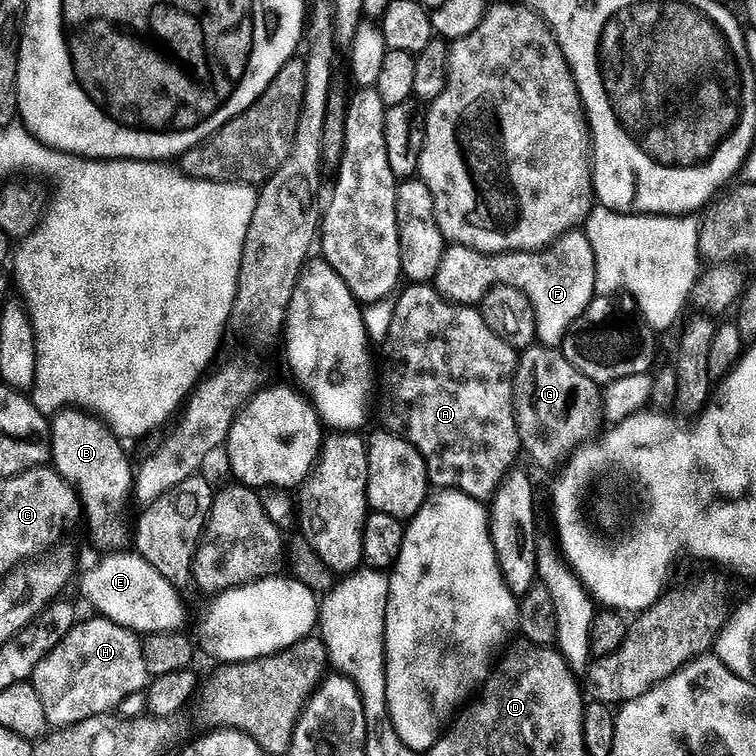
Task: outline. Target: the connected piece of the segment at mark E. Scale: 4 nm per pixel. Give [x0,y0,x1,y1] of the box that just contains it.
[82,553,188,636]

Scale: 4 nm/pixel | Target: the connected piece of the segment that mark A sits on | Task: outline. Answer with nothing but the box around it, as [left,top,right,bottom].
[378,283,522,502]

